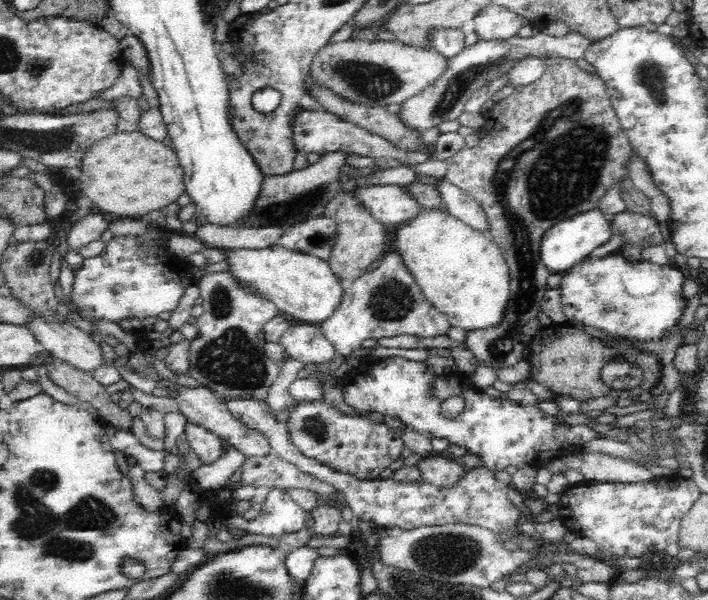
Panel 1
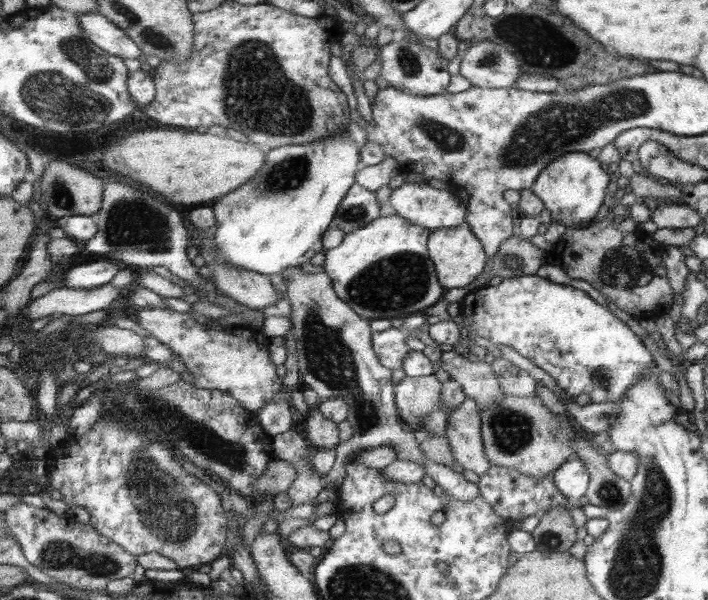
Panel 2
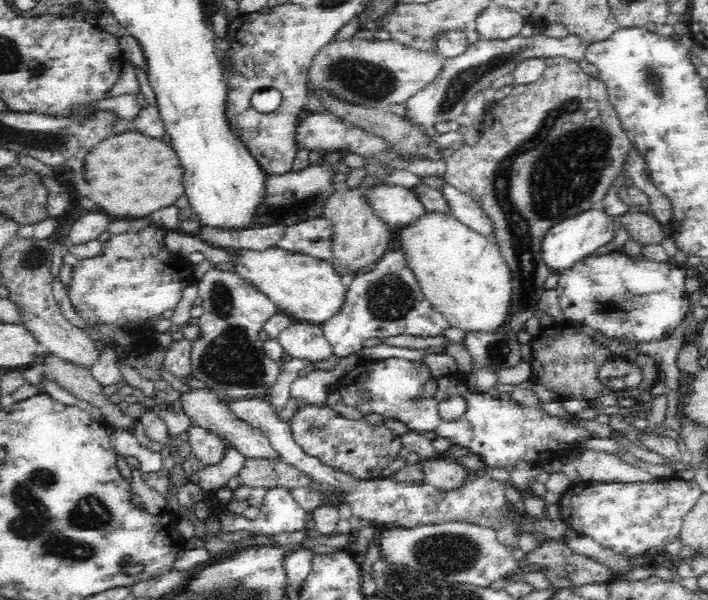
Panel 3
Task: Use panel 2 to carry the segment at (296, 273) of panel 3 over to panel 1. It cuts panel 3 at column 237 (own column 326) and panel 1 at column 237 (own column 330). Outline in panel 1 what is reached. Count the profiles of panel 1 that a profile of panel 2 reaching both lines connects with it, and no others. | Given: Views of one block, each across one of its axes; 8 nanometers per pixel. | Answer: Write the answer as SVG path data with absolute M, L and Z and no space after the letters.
M270 246L268 250L226 250L230 260L230 272L234 272L242 282L250 284L256 292L264 294L278 310L290 316L294 322L304 324L324 324L328 322L344 302L346 280L334 274L330 262L314 258L310 254L296 254L290 250Z

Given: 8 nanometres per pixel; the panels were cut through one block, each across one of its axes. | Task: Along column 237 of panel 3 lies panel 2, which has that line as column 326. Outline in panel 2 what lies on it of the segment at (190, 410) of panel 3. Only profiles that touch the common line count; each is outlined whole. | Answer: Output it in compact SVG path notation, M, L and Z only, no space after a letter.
M321 408L311 410L307 422L307 440L317 450L335 450L341 444L341 424L335 424L325 416Z

